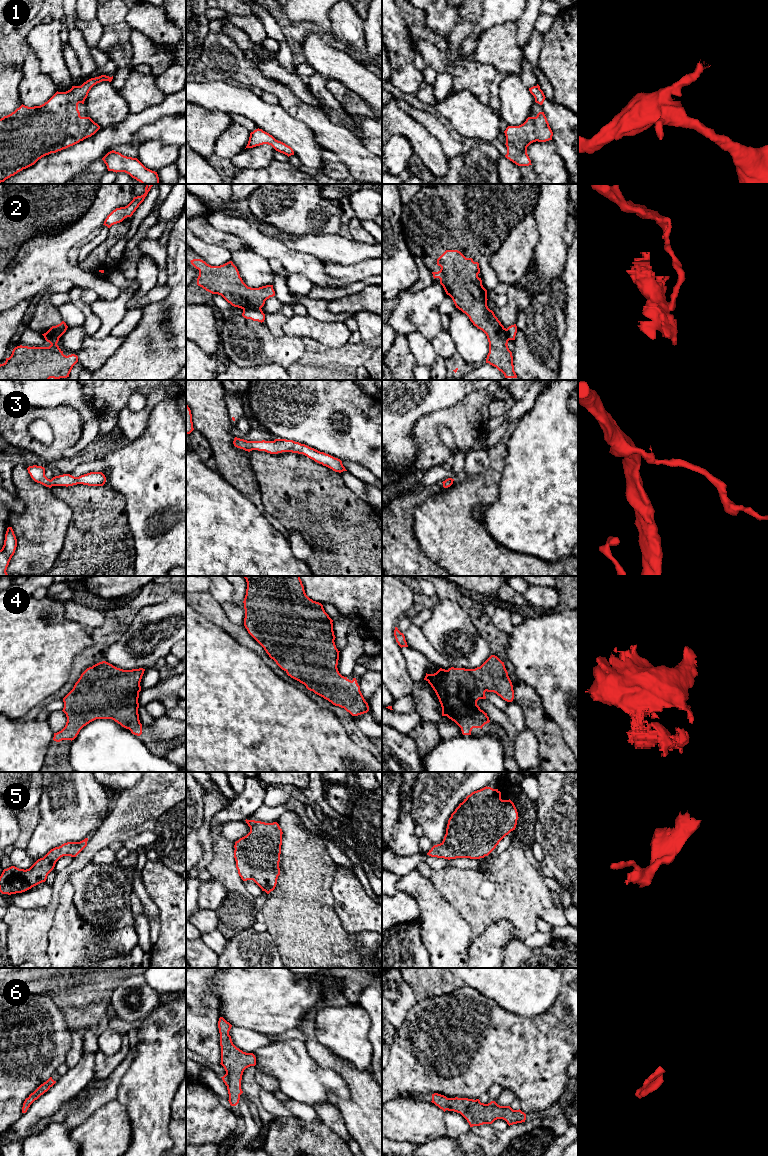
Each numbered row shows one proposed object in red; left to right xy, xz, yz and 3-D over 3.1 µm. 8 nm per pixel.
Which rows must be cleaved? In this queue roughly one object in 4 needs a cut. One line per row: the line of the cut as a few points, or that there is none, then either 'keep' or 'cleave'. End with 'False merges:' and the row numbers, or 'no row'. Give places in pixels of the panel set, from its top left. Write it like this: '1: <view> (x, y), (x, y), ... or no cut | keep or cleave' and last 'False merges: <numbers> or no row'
1: no cut | keep
2: xz (260, 307), (243, 309) | cleave
3: no cut | keep
4: no cut | keep
5: no cut | keep
6: no cut | keep
False merges: 2

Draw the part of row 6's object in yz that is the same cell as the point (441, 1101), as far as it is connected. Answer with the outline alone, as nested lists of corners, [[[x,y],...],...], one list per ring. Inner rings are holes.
[[[434,1093],[431,1102],[444,1112],[448,1110],[460,1113],[470,1127],[492,1124],[497,1119],[505,1120],[509,1126],[526,1120],[526,1114],[520,1109],[513,1110],[510,1106],[500,1106],[495,1101],[484,1104],[479,1099],[447,1098],[444,1095]]]

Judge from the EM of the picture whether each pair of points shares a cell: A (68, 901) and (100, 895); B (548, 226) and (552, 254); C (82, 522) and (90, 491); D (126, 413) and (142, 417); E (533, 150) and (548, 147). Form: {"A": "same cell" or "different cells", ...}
{"A": "different cells", "B": "same cell", "C": "same cell", "D": "same cell", "E": "same cell"}

